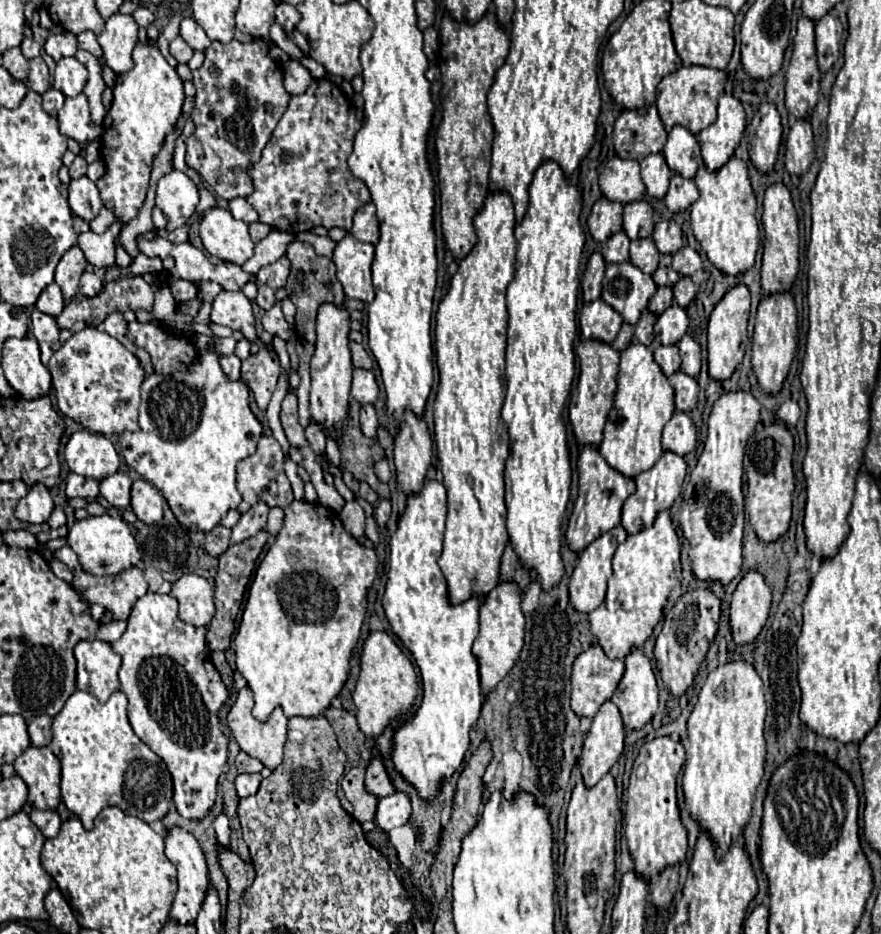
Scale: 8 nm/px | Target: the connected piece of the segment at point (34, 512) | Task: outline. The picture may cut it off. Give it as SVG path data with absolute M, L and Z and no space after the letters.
M34 484L30 492L18 502L16 518L26 524L44 524L54 508L52 496L44 484Z

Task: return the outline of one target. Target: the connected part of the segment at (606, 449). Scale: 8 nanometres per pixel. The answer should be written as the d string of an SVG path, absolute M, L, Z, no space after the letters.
M630 344L620 352L618 390L614 396L614 408L608 414L604 428L600 454L612 468L630 478L652 468L662 452L662 428L672 418L674 410L674 388L656 364L652 348L646 344Z

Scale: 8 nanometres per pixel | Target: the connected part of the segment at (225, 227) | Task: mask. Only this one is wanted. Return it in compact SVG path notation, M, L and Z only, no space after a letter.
M210 208L204 214L204 218L200 222L200 238L202 238L208 254L222 258L226 262L232 262L232 264L244 264L252 256L252 250L254 250L254 242L250 240L248 226L240 220L234 220L232 214L224 208Z

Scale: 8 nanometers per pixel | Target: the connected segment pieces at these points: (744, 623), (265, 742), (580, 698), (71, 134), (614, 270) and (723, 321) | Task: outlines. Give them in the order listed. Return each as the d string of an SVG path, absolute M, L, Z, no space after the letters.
M748 570L736 586L730 602L730 626L736 644L752 642L766 624L772 590L758 570Z
M242 688L238 692L238 700L234 702L234 706L228 712L228 726L232 730L232 738L238 742L240 750L244 750L248 756L260 760L266 768L274 770L276 766L280 766L282 762L282 754L284 754L284 744L286 744L286 734L288 734L288 718L284 716L284 712L280 712L280 708L276 708L268 720L268 724L260 724L254 716L252 716L252 692L250 688Z
M592 644L586 652L582 652L572 666L572 710L578 716L592 718L598 708L614 694L620 678L624 674L624 660L610 660L600 644Z
M84 94L66 98L62 110L58 112L58 122L60 132L64 132L68 138L74 138L76 142L94 142L102 138L102 126L96 126L90 120L88 98Z
M632 262L606 266L602 300L606 304L612 304L612 308L620 312L624 322L636 324L642 310L646 310L652 292L656 292L656 284L652 276L644 274Z
M736 284L730 288L724 298L714 306L708 322L708 372L714 380L730 378L732 372L742 362L744 350L748 346L748 314L750 314L750 290L746 284Z

